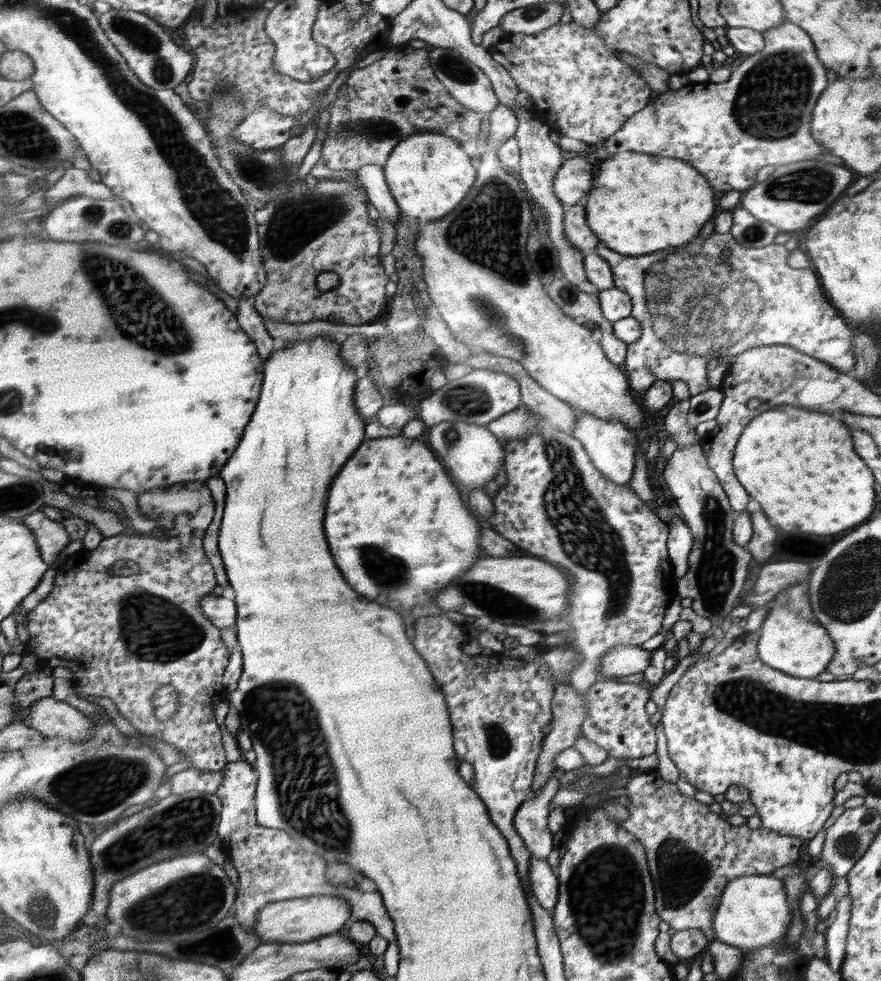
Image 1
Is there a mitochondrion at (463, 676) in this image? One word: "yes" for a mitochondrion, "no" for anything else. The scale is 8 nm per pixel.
no

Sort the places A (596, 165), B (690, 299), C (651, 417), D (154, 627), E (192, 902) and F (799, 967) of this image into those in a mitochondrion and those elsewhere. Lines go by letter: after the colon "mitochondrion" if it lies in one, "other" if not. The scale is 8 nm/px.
A: other
B: mitochondrion
C: other
D: mitochondrion
E: mitochondrion
F: other

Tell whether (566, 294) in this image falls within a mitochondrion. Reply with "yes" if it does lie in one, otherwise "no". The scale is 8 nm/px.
yes

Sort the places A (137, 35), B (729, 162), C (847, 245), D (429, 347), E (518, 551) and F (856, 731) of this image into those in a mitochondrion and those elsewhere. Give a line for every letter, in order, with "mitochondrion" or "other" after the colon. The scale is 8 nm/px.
A: mitochondrion
B: other
C: other
D: other
E: other
F: mitochondrion

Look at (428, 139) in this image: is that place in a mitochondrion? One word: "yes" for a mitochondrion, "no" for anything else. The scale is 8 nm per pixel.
no

